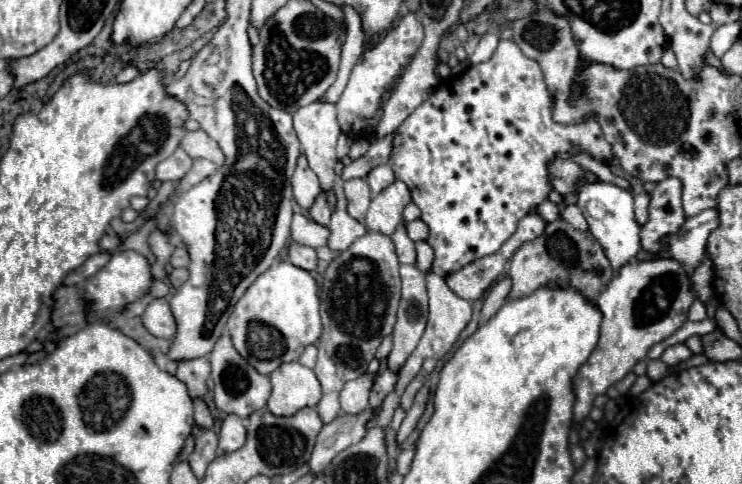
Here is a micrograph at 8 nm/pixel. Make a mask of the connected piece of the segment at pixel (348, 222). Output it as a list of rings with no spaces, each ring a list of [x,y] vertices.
[[[336,182],[336,196],[338,196],[338,204],[336,204],[336,212],[332,214],[332,222],[328,226],[330,236],[328,236],[328,248],[334,252],[342,252],[346,248],[350,248],[350,244],[364,236],[366,226],[358,220],[352,220],[352,216],[348,216],[346,212],[346,198],[342,192],[342,182]]]

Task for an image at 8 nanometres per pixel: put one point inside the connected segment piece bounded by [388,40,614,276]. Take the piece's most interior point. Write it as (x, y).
(475, 155)

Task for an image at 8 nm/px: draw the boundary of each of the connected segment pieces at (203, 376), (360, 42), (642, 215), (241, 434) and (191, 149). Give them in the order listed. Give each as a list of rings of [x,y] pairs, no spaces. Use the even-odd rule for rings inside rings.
[[[208,358],[184,360],[184,364],[178,364],[178,370],[176,370],[176,378],[186,384],[188,394],[190,394],[192,400],[204,398],[208,376],[210,376],[210,362],[208,362]]]
[[[344,8],[344,16],[346,16],[346,24],[348,24],[348,38],[342,46],[342,62],[340,62],[340,70],[338,70],[338,76],[336,76],[336,82],[318,98],[320,102],[332,102],[336,104],[342,90],[346,88],[348,84],[348,78],[350,78],[350,70],[352,66],[362,58],[362,52],[366,48],[364,40],[366,40],[366,32],[362,28],[362,20],[360,16],[356,14],[356,10],[352,8]]]
[[[648,194],[634,196],[634,202],[636,202],[636,220],[640,224],[644,224],[644,220],[648,220],[648,202],[650,202],[650,196]]]
[[[228,414],[222,420],[220,434],[218,434],[218,450],[216,454],[228,454],[238,450],[246,442],[246,428],[236,414]]]
[[[204,130],[186,132],[182,144],[180,144],[190,158],[206,158],[212,160],[216,166],[224,164],[224,152],[220,150],[218,142],[212,140]]]

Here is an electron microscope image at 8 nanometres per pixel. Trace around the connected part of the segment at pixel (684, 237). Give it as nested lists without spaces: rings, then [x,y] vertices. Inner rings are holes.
[[[704,210],[686,220],[684,228],[678,234],[668,236],[664,242],[670,246],[670,256],[680,262],[686,274],[692,278],[694,270],[702,264],[706,252],[706,240],[716,228],[718,216],[716,210]]]

